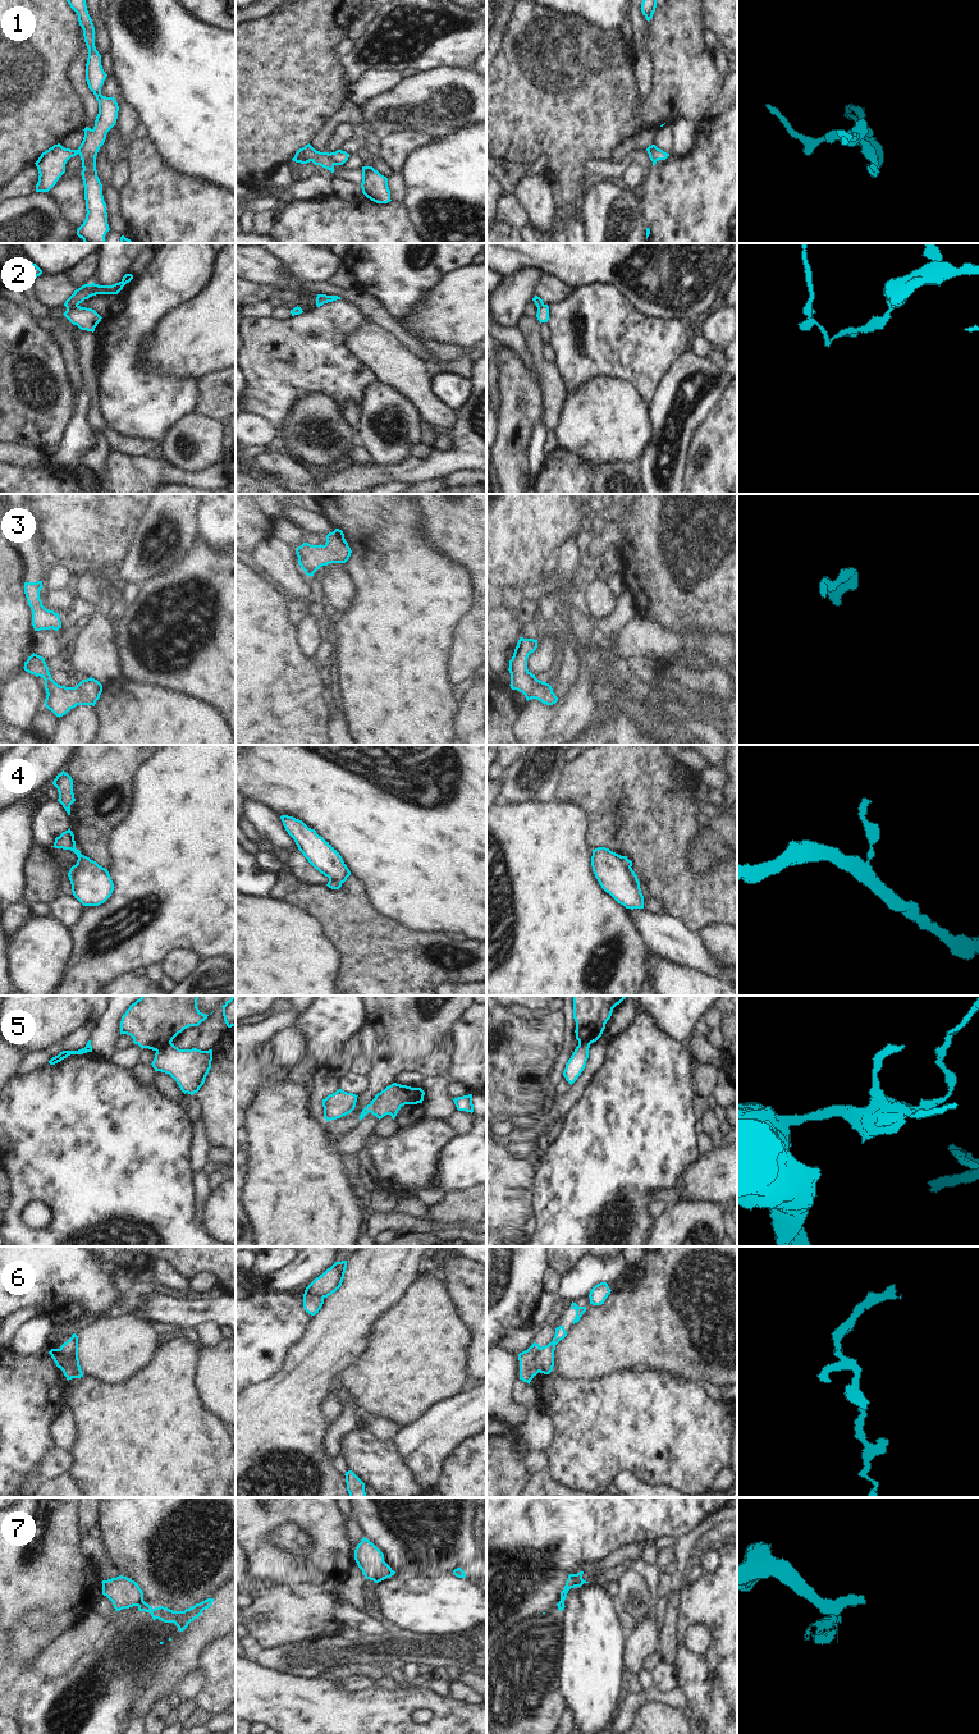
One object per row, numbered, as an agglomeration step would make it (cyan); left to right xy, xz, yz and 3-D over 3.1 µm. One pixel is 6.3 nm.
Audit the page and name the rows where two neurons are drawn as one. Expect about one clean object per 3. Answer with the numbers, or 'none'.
1, 2, 4, 5, 6, 7

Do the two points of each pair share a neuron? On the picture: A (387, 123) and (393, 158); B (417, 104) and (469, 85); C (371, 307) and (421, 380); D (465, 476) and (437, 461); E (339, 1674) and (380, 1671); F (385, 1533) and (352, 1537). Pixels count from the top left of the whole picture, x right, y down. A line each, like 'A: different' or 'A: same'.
A: different
B: same
C: different
D: different
E: same
F: different

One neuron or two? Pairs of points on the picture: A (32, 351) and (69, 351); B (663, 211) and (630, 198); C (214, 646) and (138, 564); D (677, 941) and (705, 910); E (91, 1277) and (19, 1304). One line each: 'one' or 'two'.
A: two
B: two
C: two
D: two
E: one

